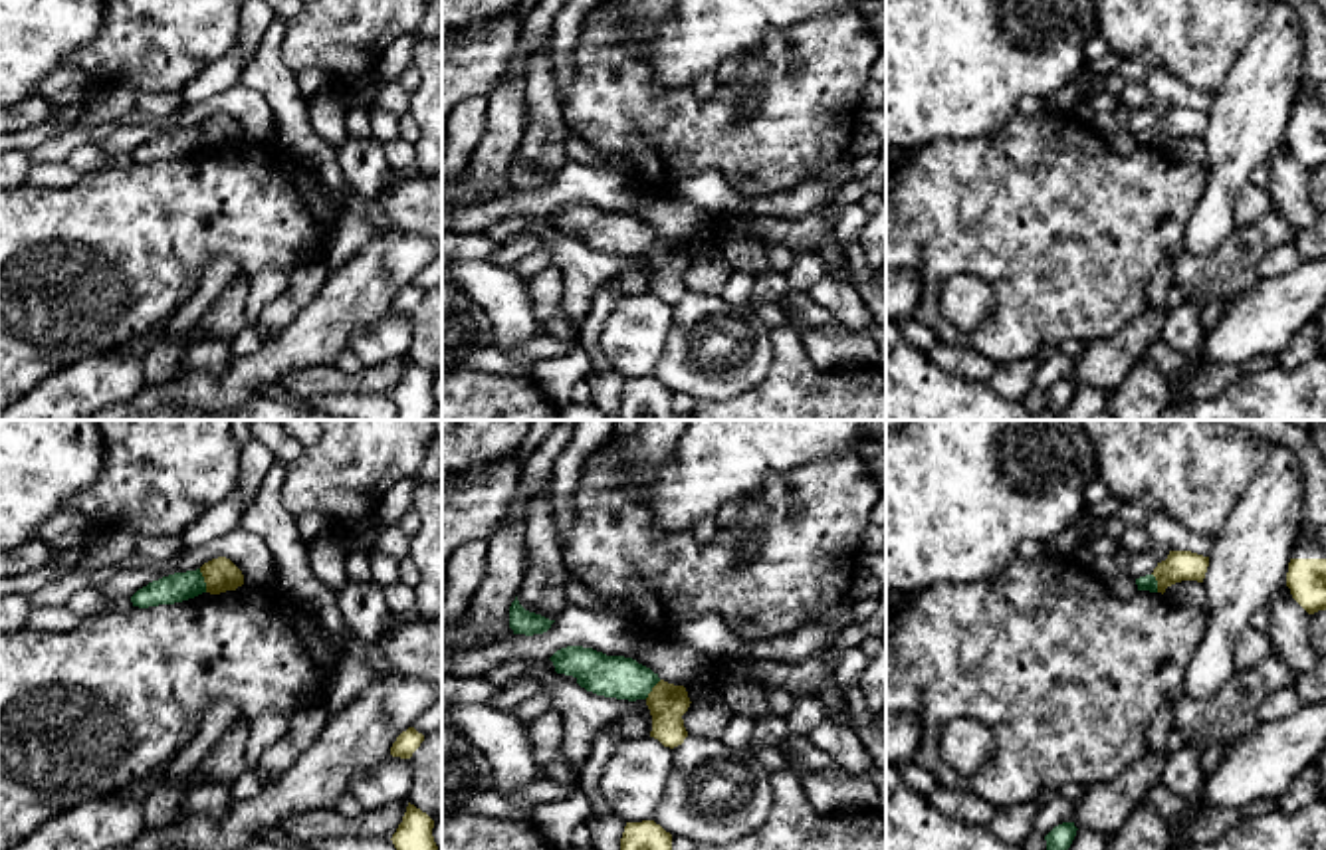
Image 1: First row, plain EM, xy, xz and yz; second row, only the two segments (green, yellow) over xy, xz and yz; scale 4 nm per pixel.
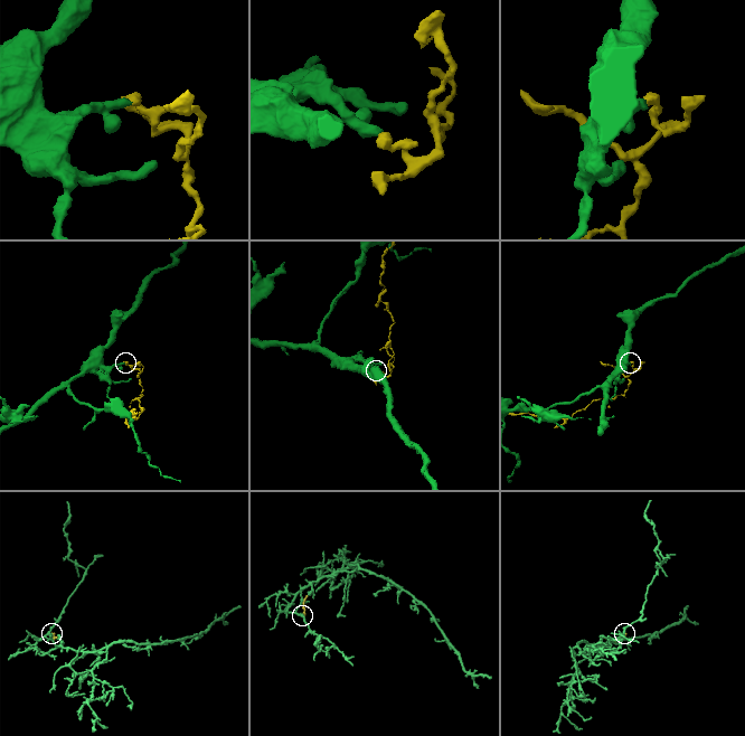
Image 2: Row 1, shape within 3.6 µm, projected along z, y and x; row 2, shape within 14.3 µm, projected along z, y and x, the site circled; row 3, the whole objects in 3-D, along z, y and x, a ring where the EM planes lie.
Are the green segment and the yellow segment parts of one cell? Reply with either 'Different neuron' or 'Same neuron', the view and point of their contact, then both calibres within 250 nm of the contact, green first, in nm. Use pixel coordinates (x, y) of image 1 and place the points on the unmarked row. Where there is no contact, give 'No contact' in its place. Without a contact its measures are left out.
Different neuron. Touches green at xy (203, 137). Thickness 120 nm (green) against 140 nm

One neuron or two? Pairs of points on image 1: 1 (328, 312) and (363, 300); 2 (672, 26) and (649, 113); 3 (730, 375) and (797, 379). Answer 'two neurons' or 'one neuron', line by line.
1: one neuron
2: two neurons
3: two neurons

